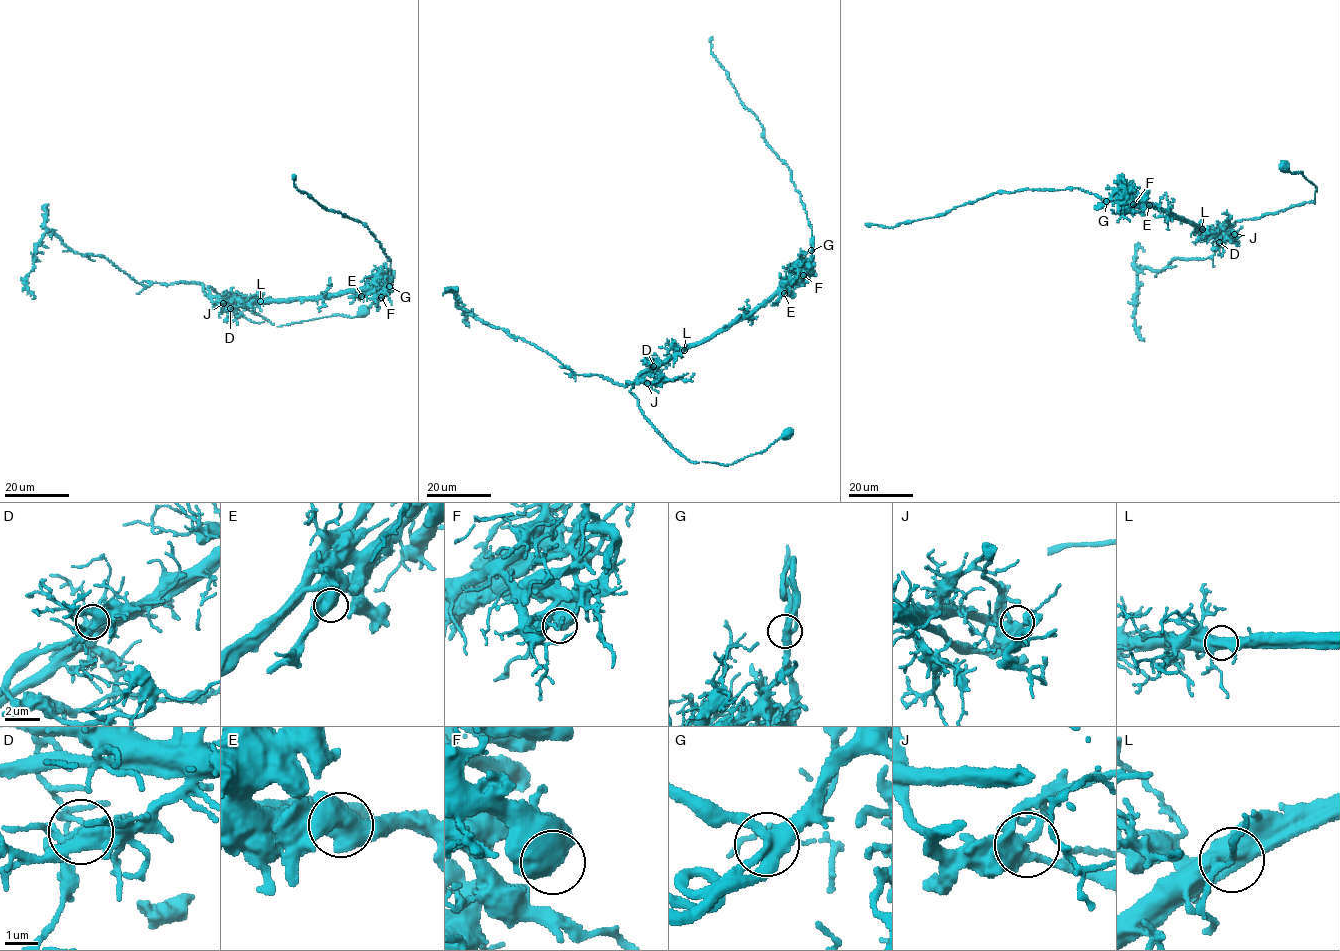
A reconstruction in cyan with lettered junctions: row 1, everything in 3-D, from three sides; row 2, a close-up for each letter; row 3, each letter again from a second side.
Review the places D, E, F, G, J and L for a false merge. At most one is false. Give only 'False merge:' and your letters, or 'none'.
False merge: L

